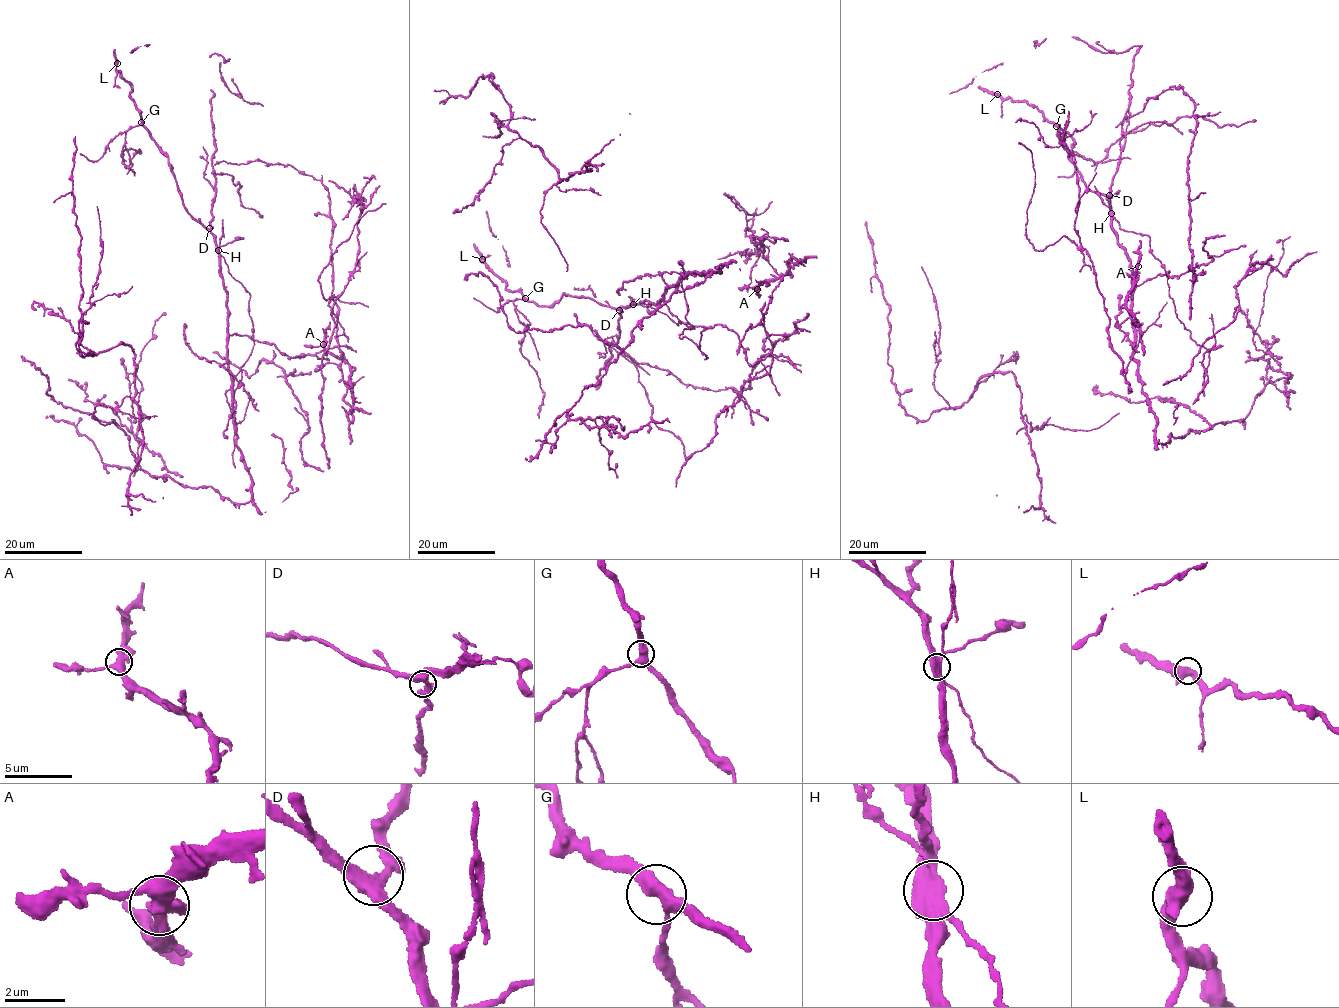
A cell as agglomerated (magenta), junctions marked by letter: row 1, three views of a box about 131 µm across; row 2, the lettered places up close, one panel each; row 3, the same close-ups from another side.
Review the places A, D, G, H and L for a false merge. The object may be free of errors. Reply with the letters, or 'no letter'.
H

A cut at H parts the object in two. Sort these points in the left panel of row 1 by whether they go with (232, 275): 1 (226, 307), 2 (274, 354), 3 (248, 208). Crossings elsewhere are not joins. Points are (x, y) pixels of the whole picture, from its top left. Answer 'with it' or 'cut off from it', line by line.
1: cut off from it
2: cut off from it
3: cut off from it

